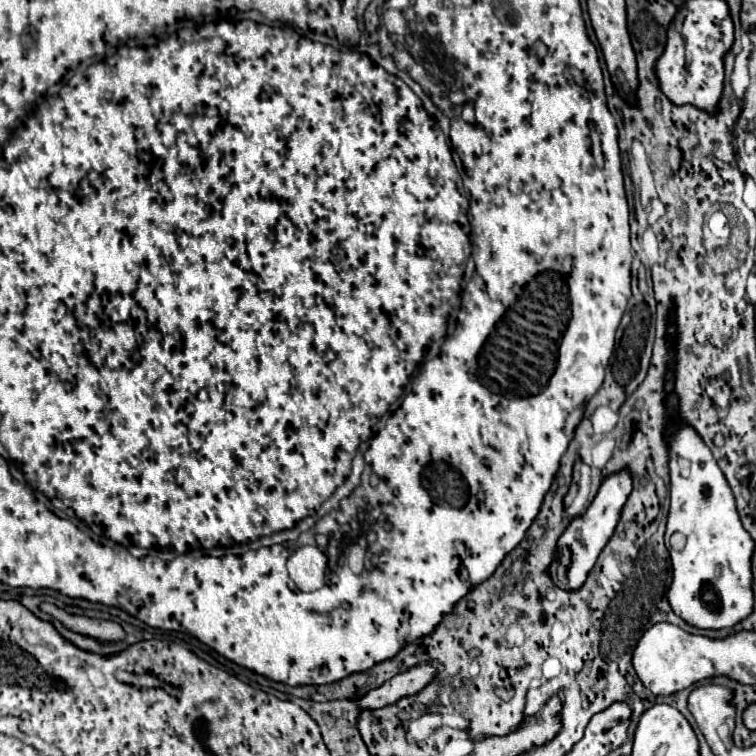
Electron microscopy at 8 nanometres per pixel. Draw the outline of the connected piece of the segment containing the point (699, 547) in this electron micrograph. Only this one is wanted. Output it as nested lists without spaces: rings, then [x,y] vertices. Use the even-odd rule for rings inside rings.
[[[681,426],[669,438],[669,468],[671,508],[665,544],[673,564],[673,582],[667,590],[667,600],[673,612],[695,628],[731,628],[753,612],[751,560],[755,540],[741,524],[735,496],[725,474],[691,426]],[[681,470],[689,470],[689,476],[681,476]],[[673,532],[683,532],[687,538],[681,552],[669,546],[669,536]]]

